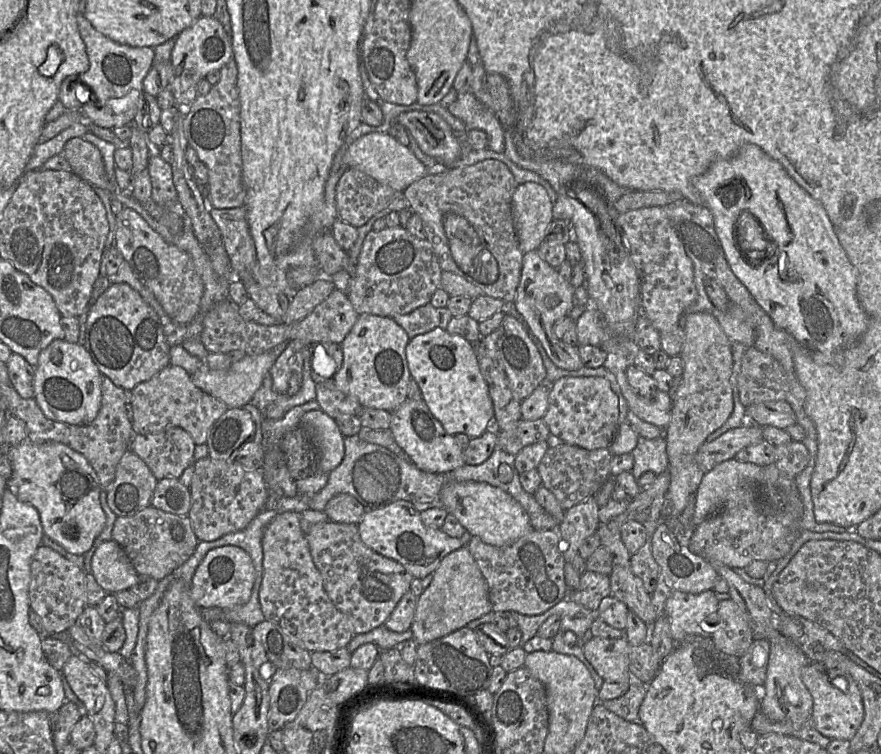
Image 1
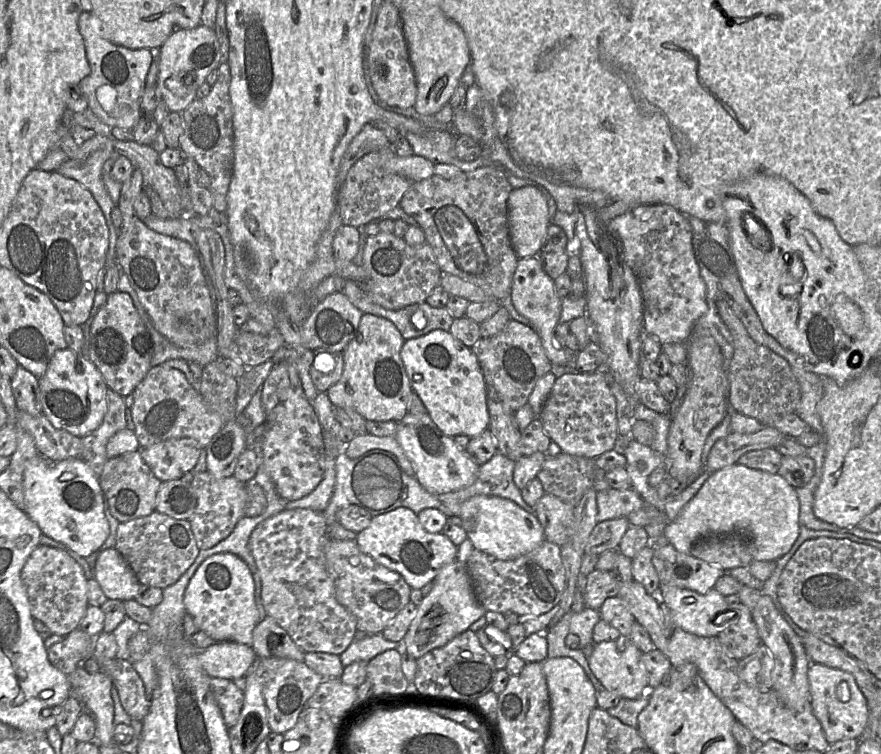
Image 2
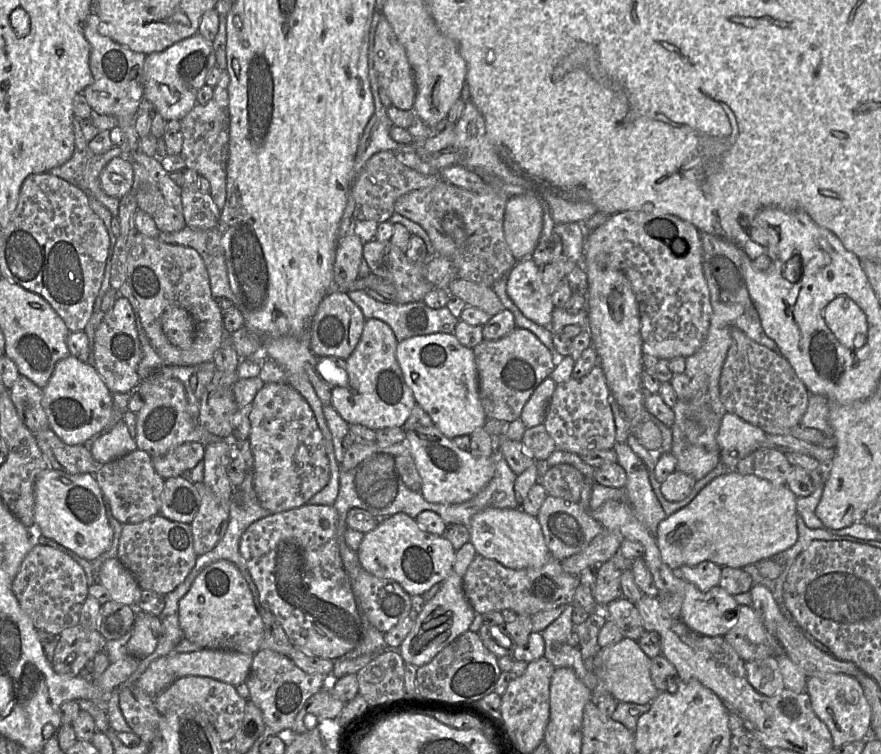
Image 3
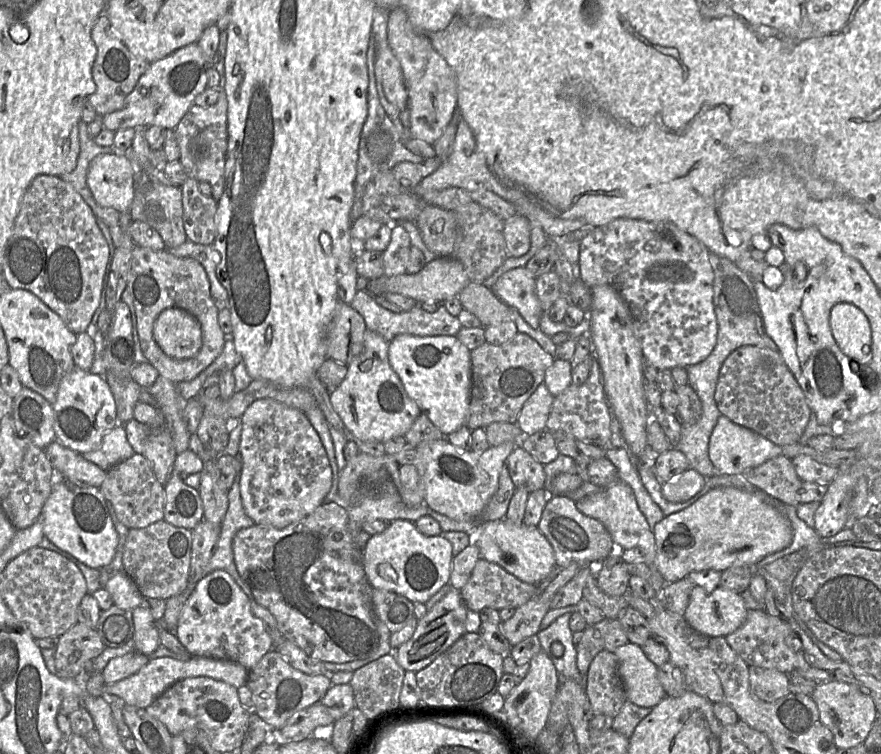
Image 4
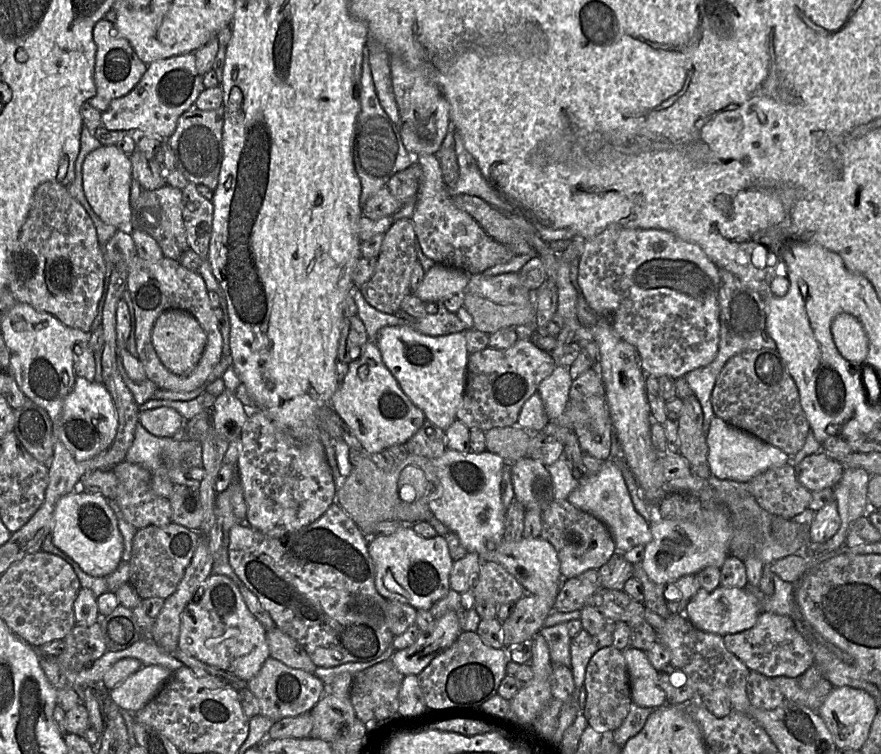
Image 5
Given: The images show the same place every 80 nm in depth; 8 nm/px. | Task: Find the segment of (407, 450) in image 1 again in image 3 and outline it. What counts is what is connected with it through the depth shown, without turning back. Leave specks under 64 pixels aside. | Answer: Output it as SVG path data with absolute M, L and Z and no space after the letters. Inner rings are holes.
M433 425L405 432L402 442L409 448L421 477L421 494L431 503L458 504L478 494L493 478L495 460L491 457L475 457L469 451L459 449Z

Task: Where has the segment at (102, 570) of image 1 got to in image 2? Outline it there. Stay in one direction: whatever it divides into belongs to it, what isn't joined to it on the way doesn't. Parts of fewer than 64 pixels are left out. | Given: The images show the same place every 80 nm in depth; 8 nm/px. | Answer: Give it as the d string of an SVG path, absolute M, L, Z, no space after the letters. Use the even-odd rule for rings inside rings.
M116 547L99 554L94 578L108 599L135 600L140 590L141 584Z

